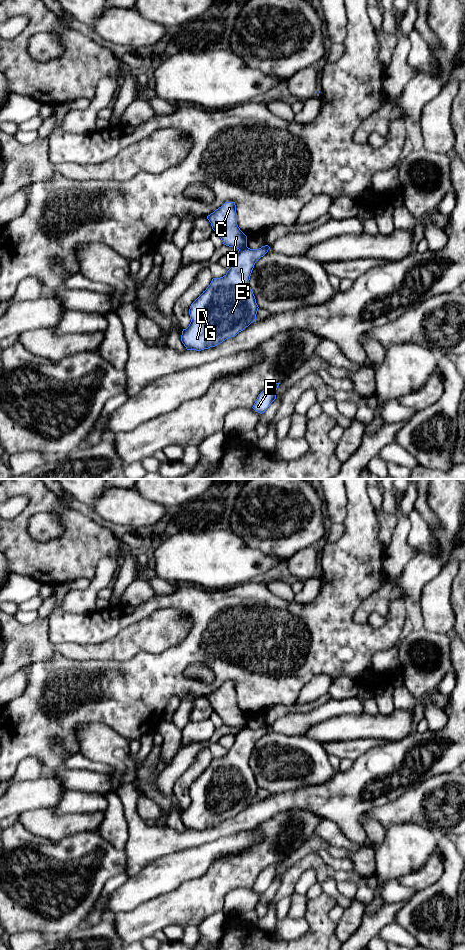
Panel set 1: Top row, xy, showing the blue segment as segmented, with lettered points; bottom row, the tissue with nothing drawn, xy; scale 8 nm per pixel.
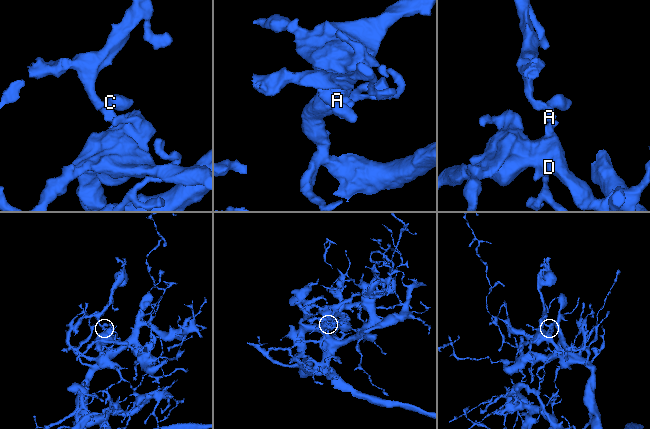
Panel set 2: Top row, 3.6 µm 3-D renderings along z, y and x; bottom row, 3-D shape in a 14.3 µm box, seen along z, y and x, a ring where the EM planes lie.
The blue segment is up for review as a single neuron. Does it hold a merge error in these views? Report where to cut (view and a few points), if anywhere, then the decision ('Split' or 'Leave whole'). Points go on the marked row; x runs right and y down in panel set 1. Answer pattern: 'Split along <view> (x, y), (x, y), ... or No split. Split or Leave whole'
Split along xy (246, 245), (239, 250). Split

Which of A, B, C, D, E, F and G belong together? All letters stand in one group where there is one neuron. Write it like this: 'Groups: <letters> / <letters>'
Groups: A C / B D E F G

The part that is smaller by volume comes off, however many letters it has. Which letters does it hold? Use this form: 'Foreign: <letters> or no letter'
Foreign: A, C

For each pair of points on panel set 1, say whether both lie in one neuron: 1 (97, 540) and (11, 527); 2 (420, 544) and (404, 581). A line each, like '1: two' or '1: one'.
1: one
2: one

